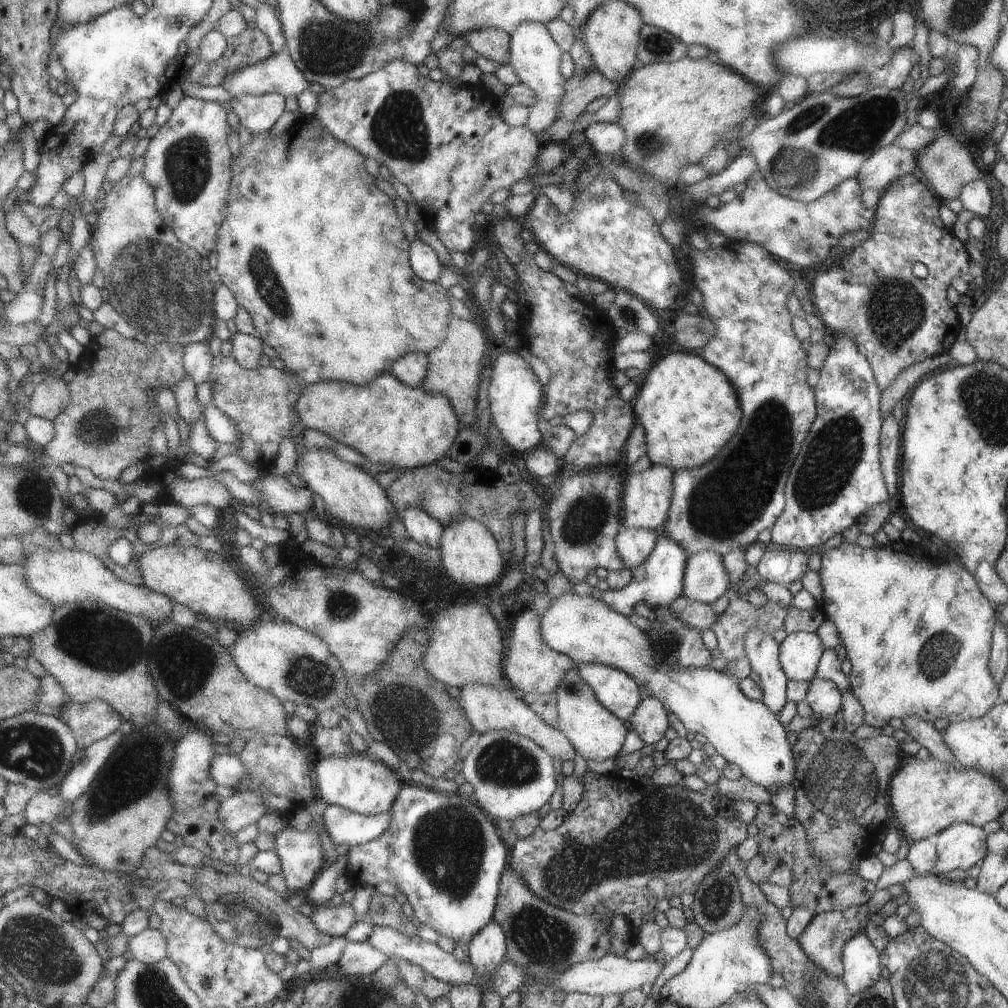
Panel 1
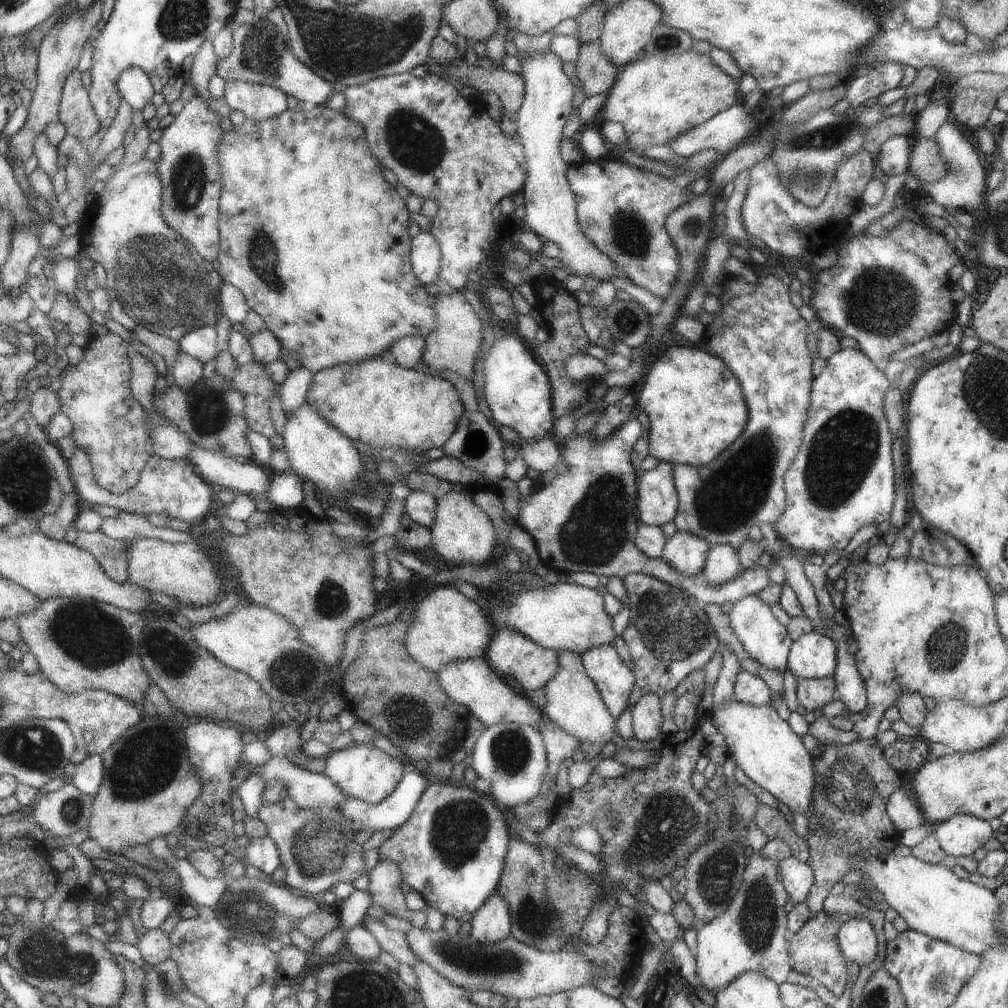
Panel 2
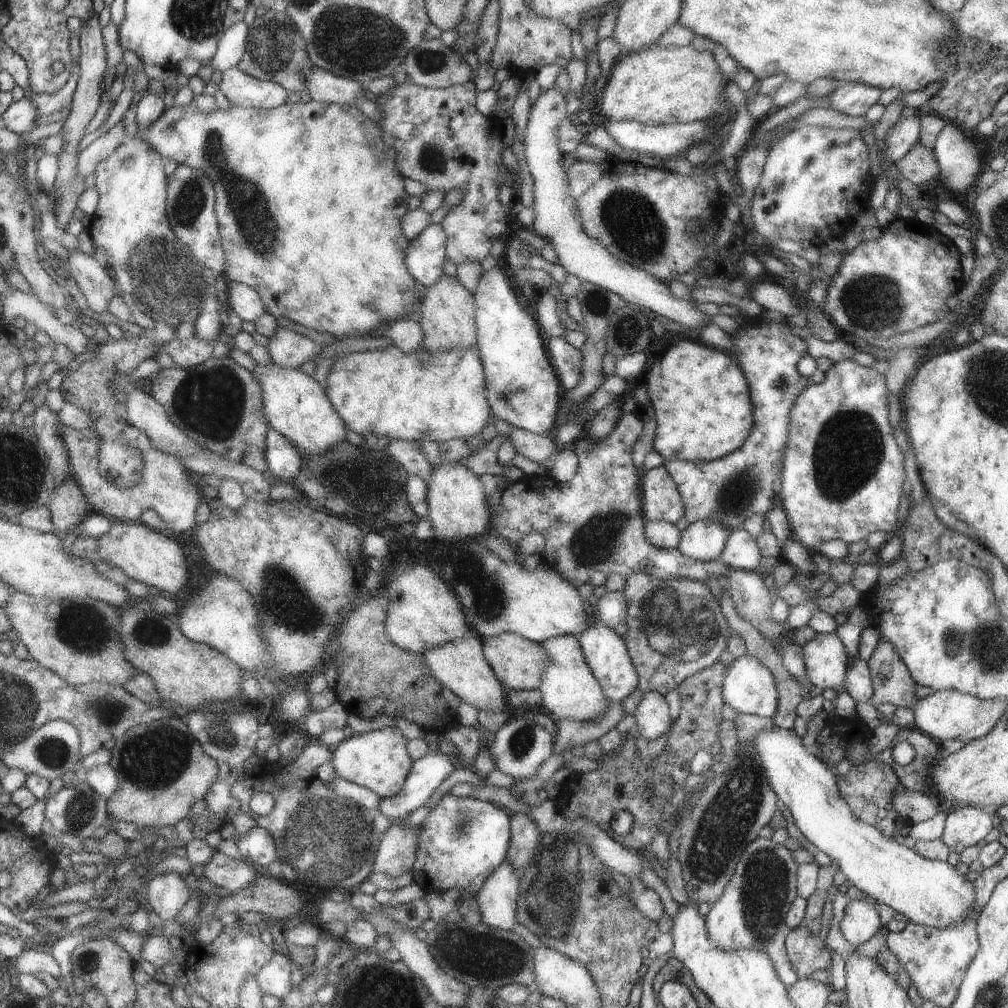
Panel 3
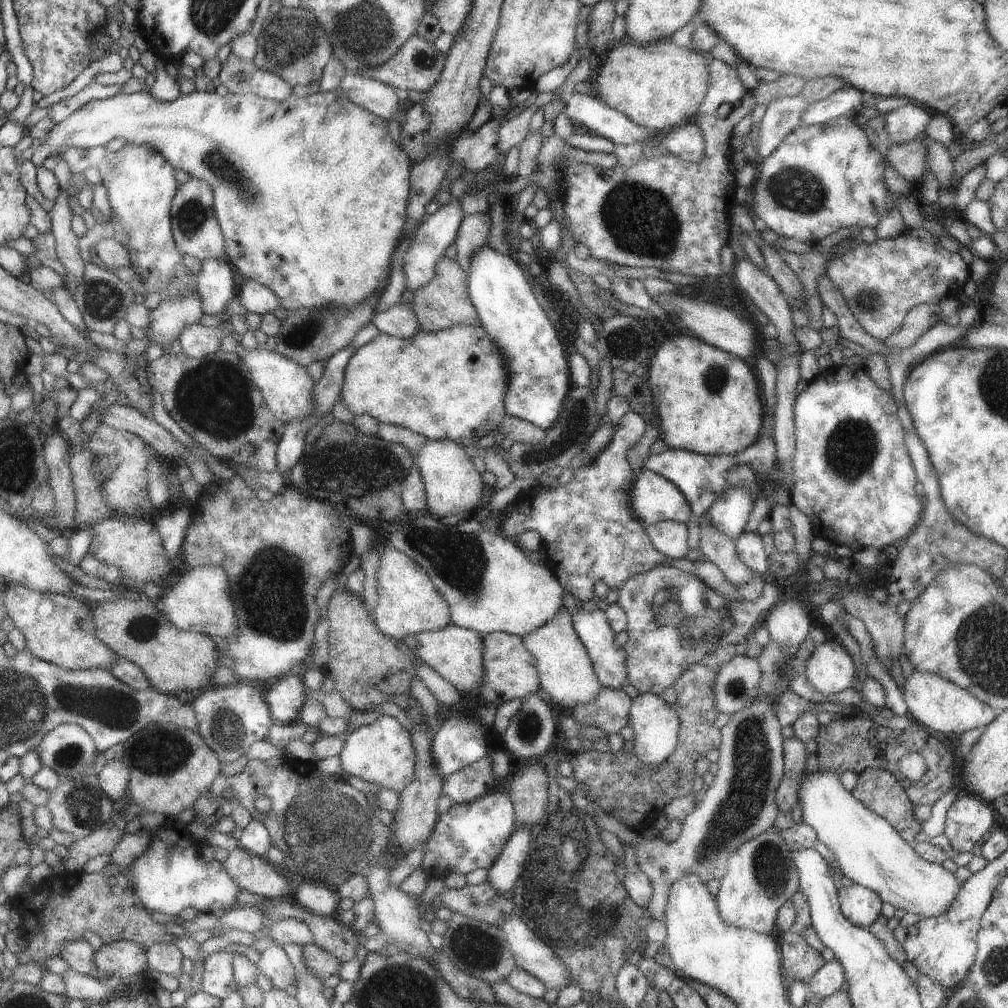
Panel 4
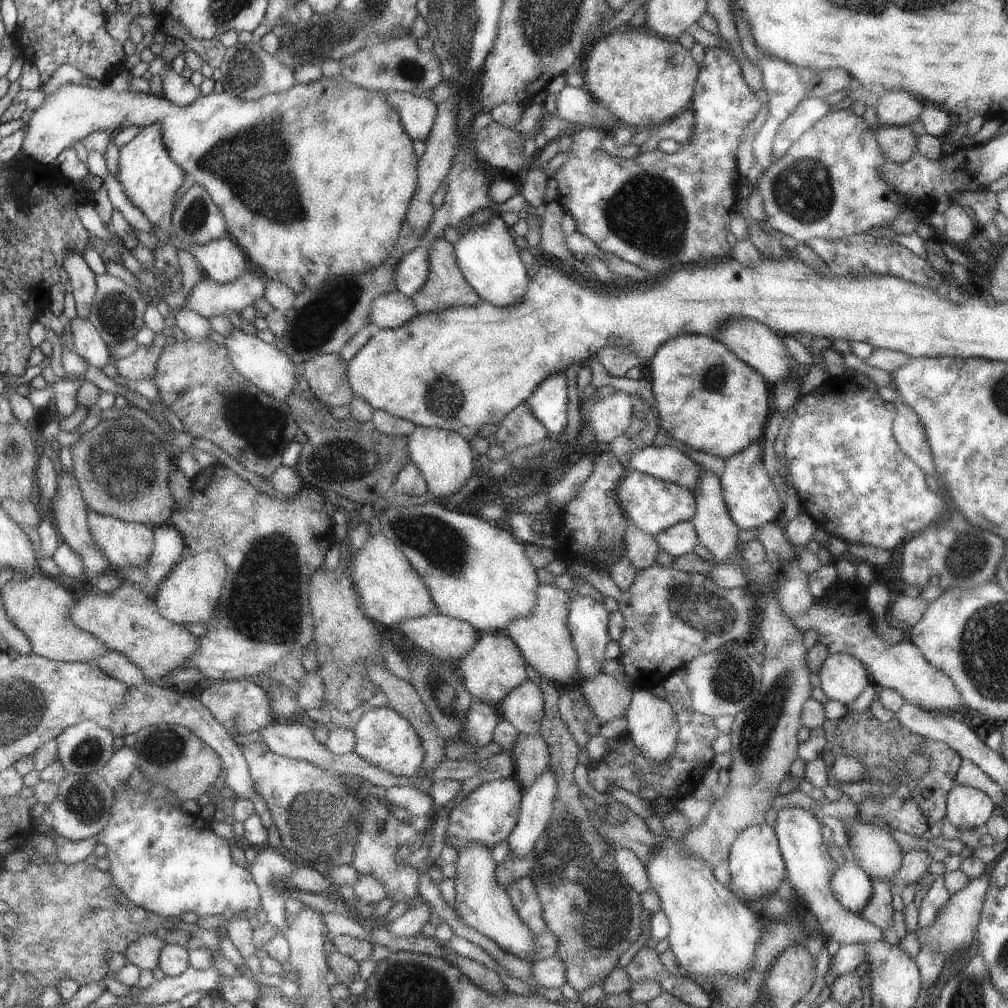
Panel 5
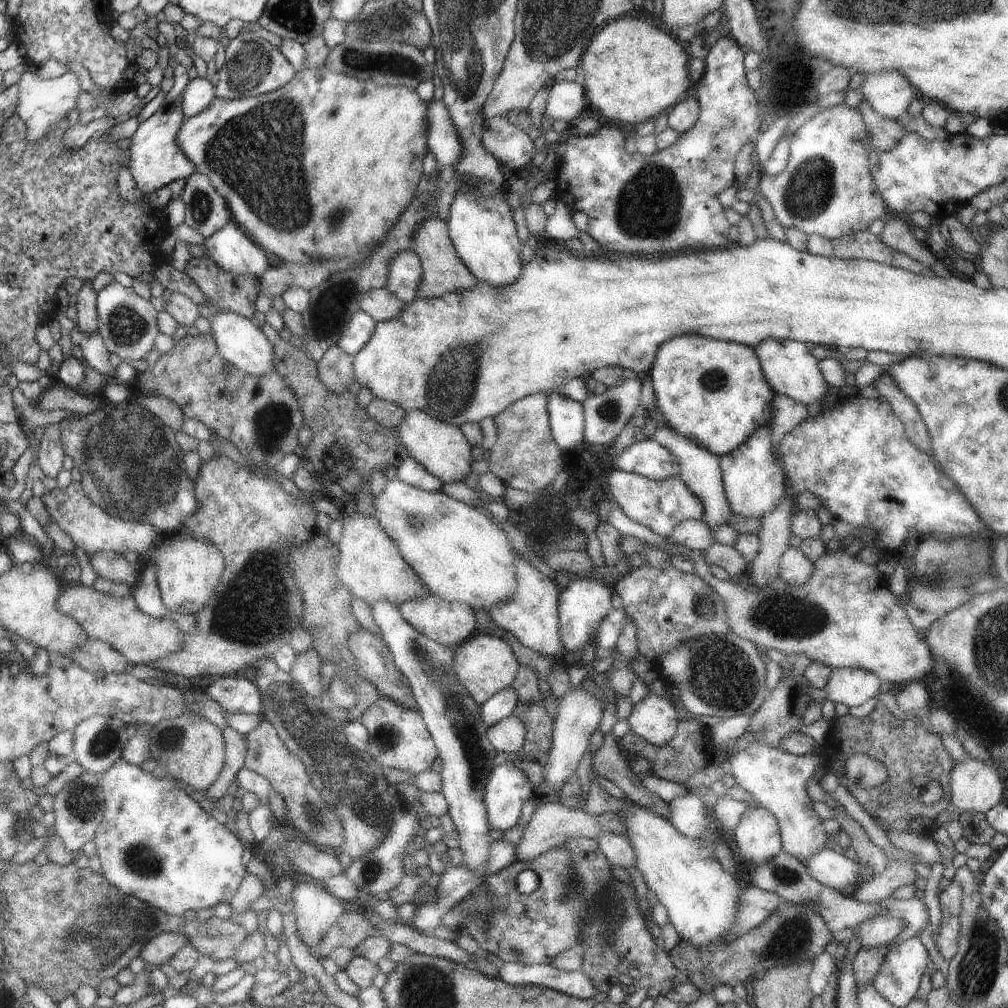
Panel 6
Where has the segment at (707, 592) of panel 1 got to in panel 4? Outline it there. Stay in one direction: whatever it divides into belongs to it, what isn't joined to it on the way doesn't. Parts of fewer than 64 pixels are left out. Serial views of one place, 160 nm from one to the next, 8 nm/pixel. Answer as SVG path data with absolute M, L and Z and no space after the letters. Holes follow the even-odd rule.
M744 531L735 538L735 545L740 560L756 574L767 577L770 559L762 536L754 531Z

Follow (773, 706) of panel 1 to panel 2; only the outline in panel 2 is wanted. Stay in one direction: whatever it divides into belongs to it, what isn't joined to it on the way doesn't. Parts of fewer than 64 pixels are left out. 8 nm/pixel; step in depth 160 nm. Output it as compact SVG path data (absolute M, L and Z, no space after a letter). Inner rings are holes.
M748 595L734 604L729 617L738 640L754 660L771 671L783 673L787 670L787 656L793 640L788 629L776 620L769 604L756 595Z

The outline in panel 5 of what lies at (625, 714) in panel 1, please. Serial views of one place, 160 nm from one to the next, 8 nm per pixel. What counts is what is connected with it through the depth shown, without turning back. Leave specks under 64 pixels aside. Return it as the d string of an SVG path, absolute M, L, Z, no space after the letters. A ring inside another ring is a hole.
M577 592L572 593L566 624L568 632L572 636L572 644L578 652L578 670L584 679L594 678L603 670L606 646L608 646L608 642L611 642L607 632L609 617L610 613L606 609L604 601L600 602Z

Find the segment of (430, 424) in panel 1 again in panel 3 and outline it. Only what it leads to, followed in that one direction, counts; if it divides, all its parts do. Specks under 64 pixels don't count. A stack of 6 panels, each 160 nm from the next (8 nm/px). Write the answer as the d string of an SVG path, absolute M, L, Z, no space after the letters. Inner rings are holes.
M394 344L386 350L354 352L332 363L322 386L326 396L349 429L356 434L378 435L417 443L421 440L444 442L482 433L490 422L492 409L485 395L484 362L475 349L450 349L430 353L424 348L413 353L402 352Z

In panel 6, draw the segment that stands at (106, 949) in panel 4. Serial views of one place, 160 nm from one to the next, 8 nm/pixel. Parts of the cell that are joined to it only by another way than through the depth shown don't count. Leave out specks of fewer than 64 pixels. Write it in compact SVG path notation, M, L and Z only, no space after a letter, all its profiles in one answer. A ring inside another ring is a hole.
M160 933L153 936L140 949L139 956L148 968L161 967L184 945L191 944L189 938L176 933Z

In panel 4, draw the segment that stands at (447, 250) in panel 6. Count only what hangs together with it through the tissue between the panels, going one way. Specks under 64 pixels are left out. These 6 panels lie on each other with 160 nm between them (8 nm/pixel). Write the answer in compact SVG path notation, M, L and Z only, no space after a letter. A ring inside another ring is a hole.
M443 257L437 267L437 275L424 287L416 289L410 306L419 322L420 330L433 333L442 329L474 323L478 321L477 310L468 298L469 284L466 284L466 271L454 259Z

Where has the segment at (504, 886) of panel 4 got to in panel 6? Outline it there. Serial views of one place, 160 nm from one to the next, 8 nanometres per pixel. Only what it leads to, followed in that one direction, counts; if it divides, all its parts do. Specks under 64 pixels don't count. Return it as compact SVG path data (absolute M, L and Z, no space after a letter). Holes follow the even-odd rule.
M581 687L573 688L557 700L559 707L553 724L551 747L546 760L547 763L541 768L541 775L548 789L561 792L564 784L576 772L578 762L582 760L582 756L590 748L590 736L599 728L602 706L596 697L581 690Z

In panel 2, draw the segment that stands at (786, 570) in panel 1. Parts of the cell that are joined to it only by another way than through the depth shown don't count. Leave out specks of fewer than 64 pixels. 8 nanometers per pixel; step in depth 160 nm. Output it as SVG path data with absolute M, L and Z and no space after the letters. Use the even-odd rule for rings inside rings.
M628 419L610 436L599 441L590 434L584 436L574 434L572 438L567 439L561 453L561 458L567 464L568 470L556 475L546 487L536 485L533 493L525 497L522 496L521 512L516 522L518 522L518 526L521 524L521 528L533 538L540 562L548 569L566 574L570 572L592 572L599 577L608 576L621 579L630 573L648 575L686 593L703 605L708 603L722 605L724 602L735 604L748 595L757 595L771 583L768 575L771 566L758 566L745 571L742 570L731 581L713 587L704 576L703 570L691 577L684 576L676 572L668 563L664 563L662 559L650 558L638 550L635 545L635 533L639 524L637 517L637 470L631 463L631 456L633 446L638 442L641 432L640 423L636 419Z

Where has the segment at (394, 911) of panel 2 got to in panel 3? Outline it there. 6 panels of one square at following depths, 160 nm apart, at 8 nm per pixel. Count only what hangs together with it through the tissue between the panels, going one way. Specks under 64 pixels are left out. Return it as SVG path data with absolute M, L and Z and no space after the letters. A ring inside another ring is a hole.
M400 821L391 822L392 826L382 834L373 869L375 873L387 874L393 881L404 872L409 872L416 862L419 826L404 828Z

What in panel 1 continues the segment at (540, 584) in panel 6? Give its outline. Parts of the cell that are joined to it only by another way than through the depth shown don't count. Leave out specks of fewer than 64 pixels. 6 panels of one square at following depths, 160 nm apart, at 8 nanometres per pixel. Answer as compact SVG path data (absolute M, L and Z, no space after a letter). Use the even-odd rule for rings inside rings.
M577 668L571 669L563 676L561 685L555 689L558 697L559 719L557 729L562 731L574 750L585 760L608 760L615 758L624 746L629 727L604 708L594 696L589 684L578 674Z

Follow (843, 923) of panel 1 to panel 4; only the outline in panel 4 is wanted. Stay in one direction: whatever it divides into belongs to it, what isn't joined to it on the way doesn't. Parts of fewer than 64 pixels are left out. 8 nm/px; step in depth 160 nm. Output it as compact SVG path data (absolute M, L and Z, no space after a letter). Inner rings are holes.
M784 930L779 935L782 937L780 952L785 987L788 988L795 980L808 984L813 974L824 966L822 954L813 949L802 934L796 931Z

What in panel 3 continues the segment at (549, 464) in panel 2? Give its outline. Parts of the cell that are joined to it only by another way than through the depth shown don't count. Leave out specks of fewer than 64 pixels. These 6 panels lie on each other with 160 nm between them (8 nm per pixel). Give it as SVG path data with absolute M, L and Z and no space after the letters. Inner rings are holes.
M512 427L512 434L507 438L512 441L517 454L522 454L528 460L533 460L538 464L544 464L554 452L559 450L554 437L548 434L537 435L526 429Z

